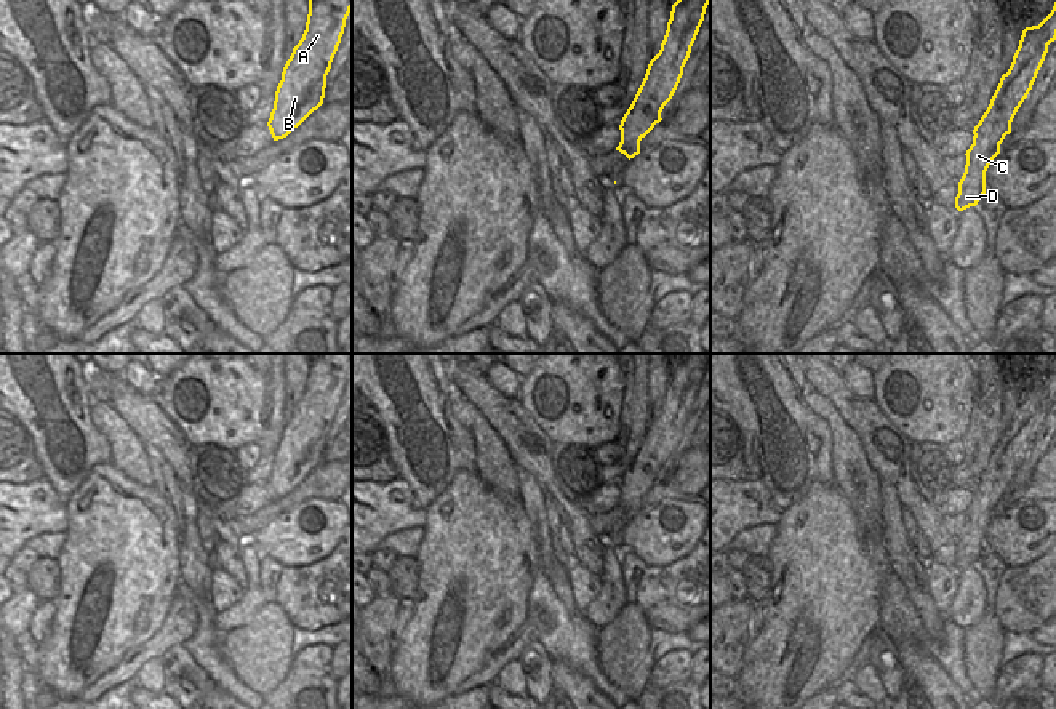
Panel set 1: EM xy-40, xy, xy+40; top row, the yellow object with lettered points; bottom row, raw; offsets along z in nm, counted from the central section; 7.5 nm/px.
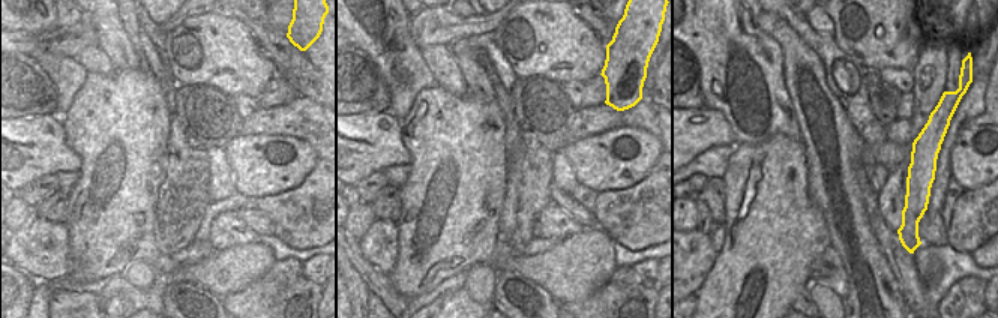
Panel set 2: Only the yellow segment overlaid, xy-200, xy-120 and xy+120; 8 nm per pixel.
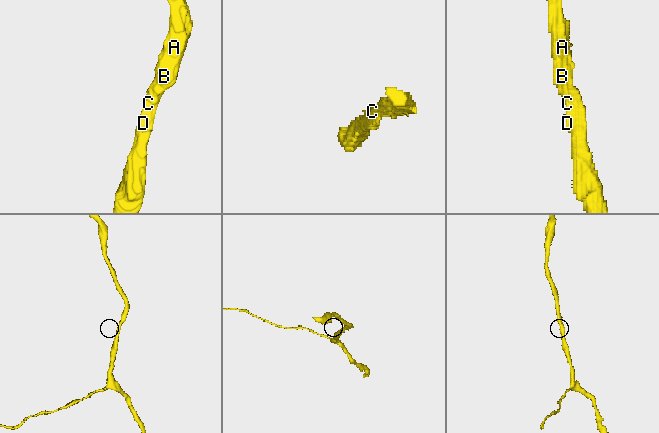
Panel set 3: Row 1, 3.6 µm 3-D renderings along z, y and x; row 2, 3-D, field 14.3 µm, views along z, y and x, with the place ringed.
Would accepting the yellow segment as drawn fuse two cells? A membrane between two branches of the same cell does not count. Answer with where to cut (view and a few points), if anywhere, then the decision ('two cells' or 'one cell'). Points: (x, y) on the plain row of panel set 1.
cut none; one cell

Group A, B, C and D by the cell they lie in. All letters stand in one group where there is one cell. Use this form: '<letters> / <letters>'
A B C D

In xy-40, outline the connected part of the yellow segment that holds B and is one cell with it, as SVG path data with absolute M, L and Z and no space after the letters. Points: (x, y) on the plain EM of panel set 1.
M309 354L306 389L283 426L282 439L275 450L274 467L267 480L274 499L286 496L323 463L326 434L341 402L350 368L352 354Z

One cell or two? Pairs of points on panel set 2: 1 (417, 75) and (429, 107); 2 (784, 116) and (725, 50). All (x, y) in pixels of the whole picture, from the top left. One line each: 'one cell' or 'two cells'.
1: two cells
2: one cell

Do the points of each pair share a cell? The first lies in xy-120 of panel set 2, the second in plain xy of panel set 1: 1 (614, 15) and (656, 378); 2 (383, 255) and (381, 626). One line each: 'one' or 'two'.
1: one
2: two

